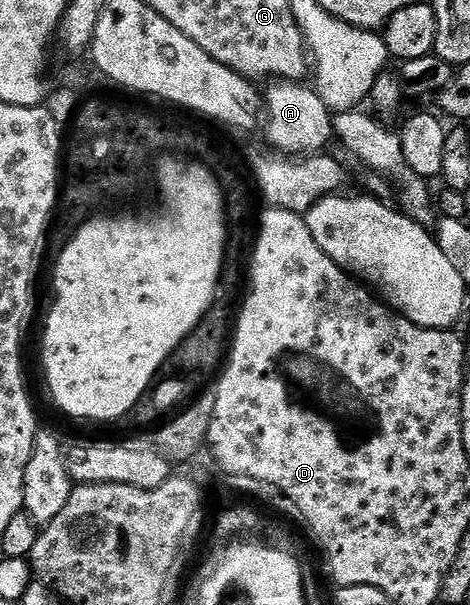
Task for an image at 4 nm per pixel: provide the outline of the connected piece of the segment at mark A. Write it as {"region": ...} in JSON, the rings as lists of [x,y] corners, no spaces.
{"region":[[[275,79],[274,84],[270,84],[264,88],[264,128],[266,124],[266,136],[270,139],[271,149],[277,150],[279,153],[301,158],[304,156],[313,156],[321,153],[335,139],[334,134],[334,116],[329,106],[322,101],[321,95],[313,87],[309,88],[309,83],[295,82],[293,80]]]}

